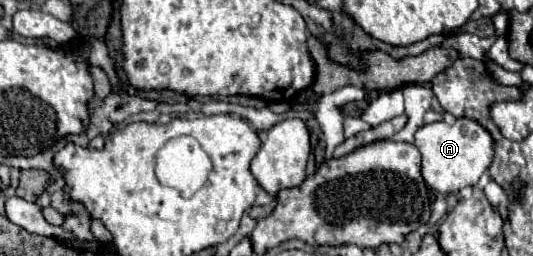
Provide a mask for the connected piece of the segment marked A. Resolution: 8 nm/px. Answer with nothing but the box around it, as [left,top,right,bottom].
[414,117,494,195]

